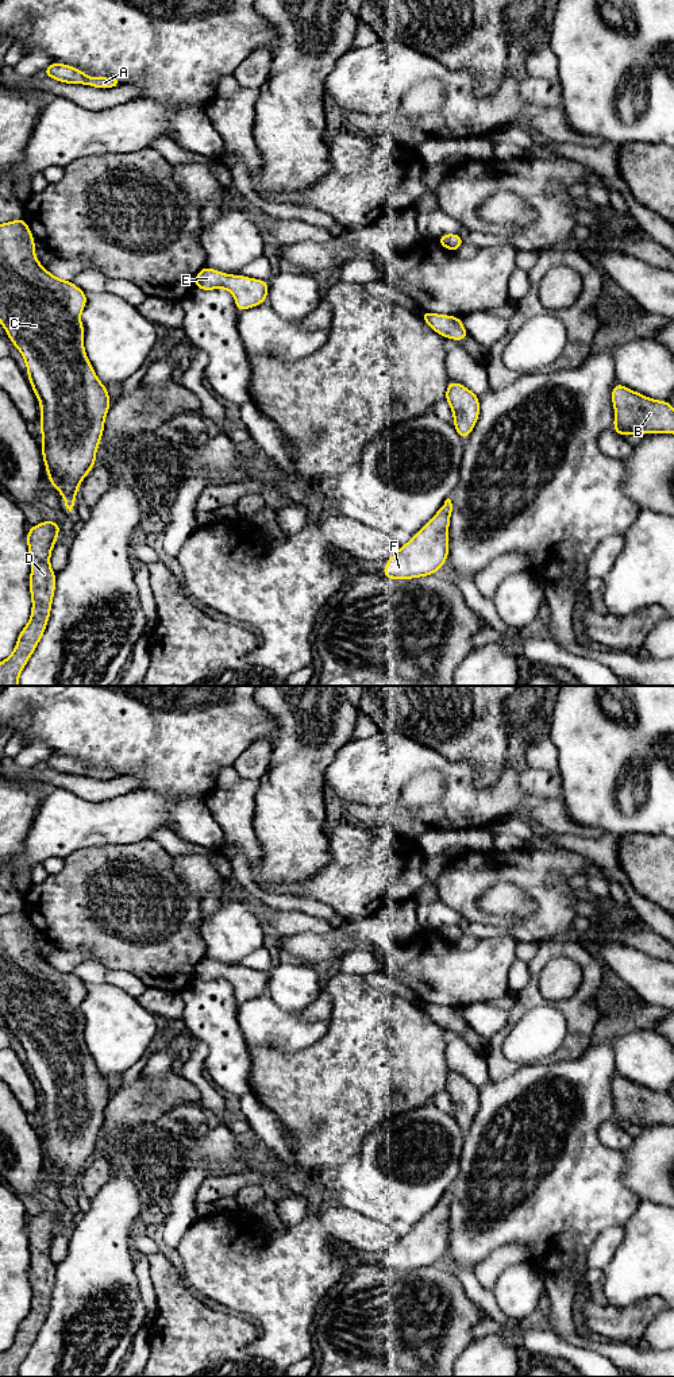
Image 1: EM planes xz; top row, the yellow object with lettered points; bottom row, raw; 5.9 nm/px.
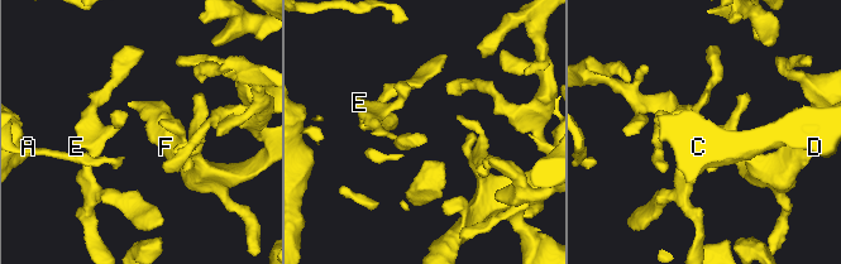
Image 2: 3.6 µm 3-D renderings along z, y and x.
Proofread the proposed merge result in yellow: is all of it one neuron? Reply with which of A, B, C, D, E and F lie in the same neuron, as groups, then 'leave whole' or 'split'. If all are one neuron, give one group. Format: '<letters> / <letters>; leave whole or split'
A B C D E F; leave whole

